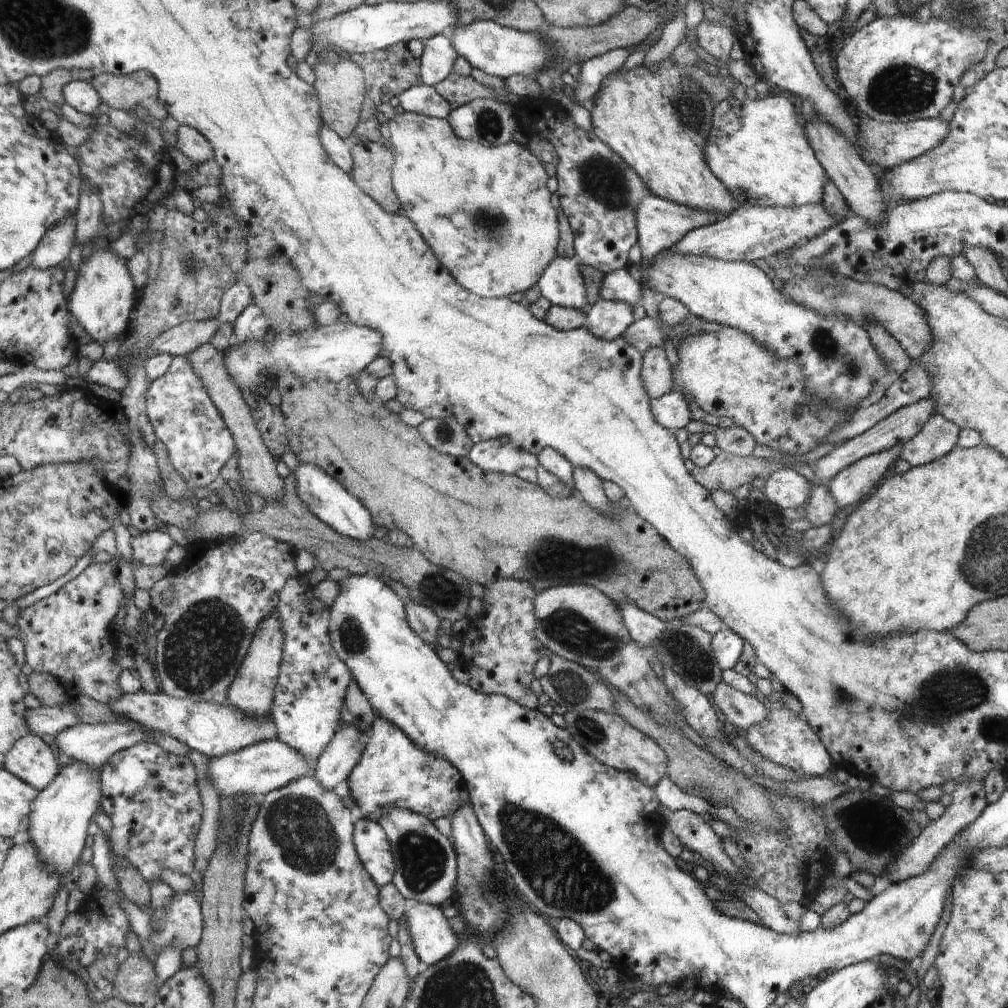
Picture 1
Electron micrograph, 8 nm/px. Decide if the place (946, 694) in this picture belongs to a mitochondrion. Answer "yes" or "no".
yes

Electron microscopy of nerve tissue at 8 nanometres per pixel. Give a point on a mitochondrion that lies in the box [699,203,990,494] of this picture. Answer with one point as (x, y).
(822, 341)

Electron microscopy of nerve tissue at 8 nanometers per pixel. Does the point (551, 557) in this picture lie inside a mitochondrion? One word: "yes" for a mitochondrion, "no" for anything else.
yes

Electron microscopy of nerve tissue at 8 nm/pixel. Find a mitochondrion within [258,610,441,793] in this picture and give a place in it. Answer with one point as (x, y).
(355, 640)

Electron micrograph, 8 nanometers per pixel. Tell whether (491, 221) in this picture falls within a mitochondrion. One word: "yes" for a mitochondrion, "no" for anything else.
yes

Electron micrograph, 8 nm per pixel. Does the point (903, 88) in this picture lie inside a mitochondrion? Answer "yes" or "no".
yes

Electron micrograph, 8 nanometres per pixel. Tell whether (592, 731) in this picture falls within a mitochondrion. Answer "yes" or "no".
yes

